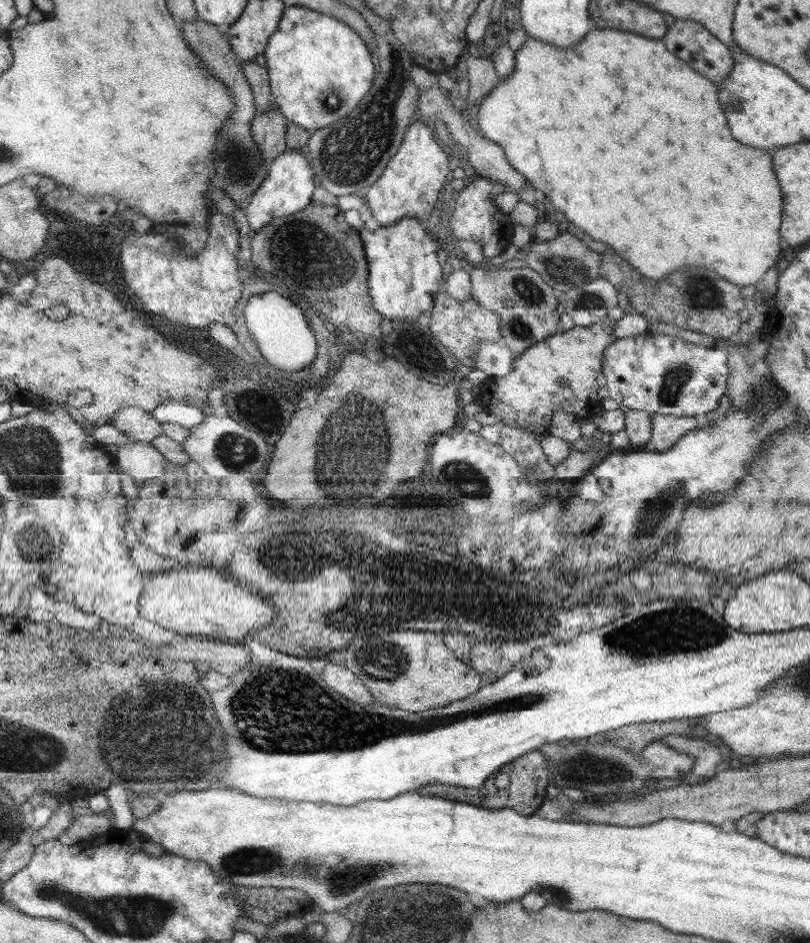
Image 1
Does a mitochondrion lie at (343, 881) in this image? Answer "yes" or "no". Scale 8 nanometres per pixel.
yes

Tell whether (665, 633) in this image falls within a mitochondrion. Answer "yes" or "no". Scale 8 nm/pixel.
yes

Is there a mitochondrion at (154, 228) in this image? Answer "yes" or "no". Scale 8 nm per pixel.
no

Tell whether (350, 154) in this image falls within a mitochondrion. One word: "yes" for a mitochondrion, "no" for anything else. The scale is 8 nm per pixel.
yes

